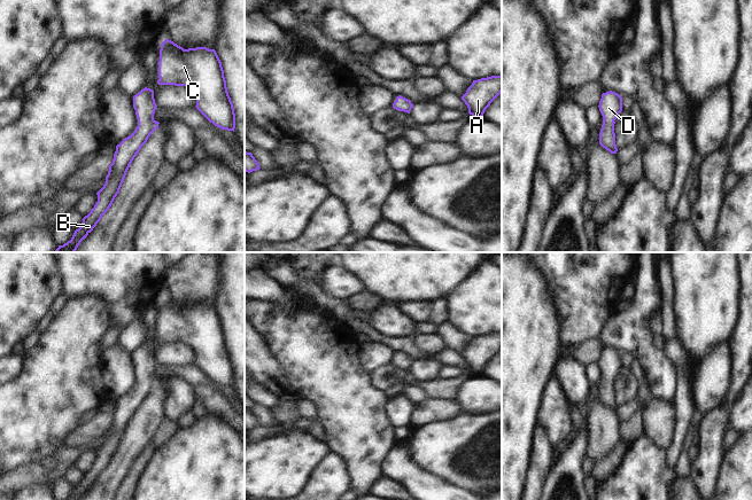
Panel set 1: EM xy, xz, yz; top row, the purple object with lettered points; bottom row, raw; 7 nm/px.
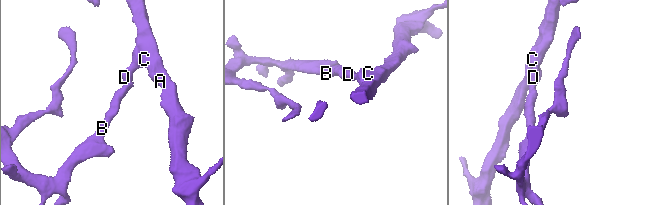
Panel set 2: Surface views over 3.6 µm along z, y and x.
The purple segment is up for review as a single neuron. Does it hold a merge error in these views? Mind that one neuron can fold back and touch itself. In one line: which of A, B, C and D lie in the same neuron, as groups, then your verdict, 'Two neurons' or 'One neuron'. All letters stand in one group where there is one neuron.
Groups: A B C D. One neuron

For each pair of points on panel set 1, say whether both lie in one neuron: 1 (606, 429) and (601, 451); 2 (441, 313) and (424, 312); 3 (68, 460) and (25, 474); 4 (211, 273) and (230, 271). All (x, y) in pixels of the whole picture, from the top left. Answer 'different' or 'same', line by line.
1: same
2: same
3: same
4: different

